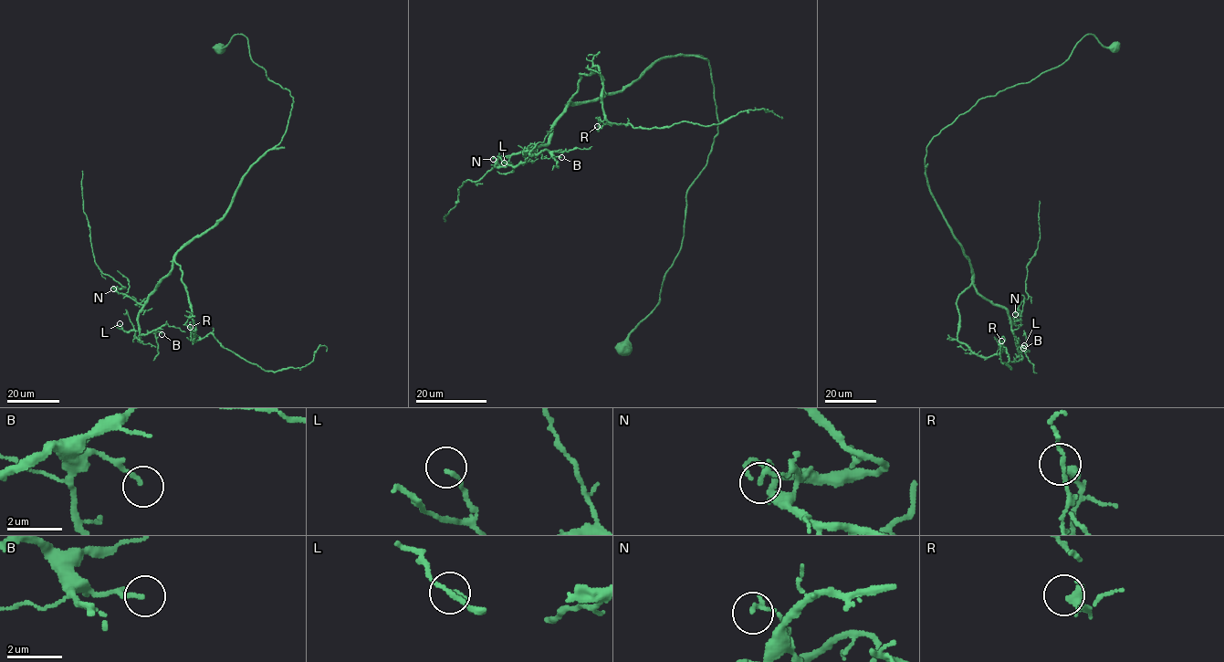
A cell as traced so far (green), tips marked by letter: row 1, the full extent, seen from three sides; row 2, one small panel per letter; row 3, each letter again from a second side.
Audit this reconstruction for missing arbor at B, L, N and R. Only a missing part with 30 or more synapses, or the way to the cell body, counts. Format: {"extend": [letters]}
{"extend": []}

